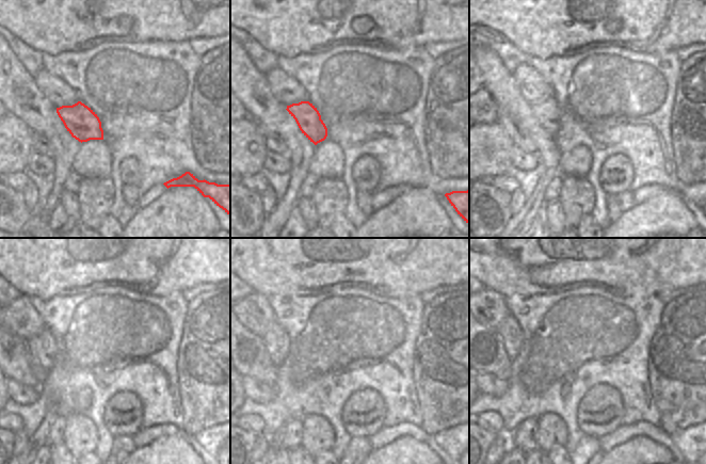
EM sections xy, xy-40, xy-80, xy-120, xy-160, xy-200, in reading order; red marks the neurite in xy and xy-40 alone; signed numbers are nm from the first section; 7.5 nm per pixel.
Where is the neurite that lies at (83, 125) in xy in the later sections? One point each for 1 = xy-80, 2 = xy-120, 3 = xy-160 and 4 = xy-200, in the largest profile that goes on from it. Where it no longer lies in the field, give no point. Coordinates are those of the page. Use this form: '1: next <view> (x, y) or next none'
1: next xy-80 (545, 113)
2: next xy-120 (44, 347)
3: next xy-160 (276, 340)
4: next xy-200 (509, 331)

